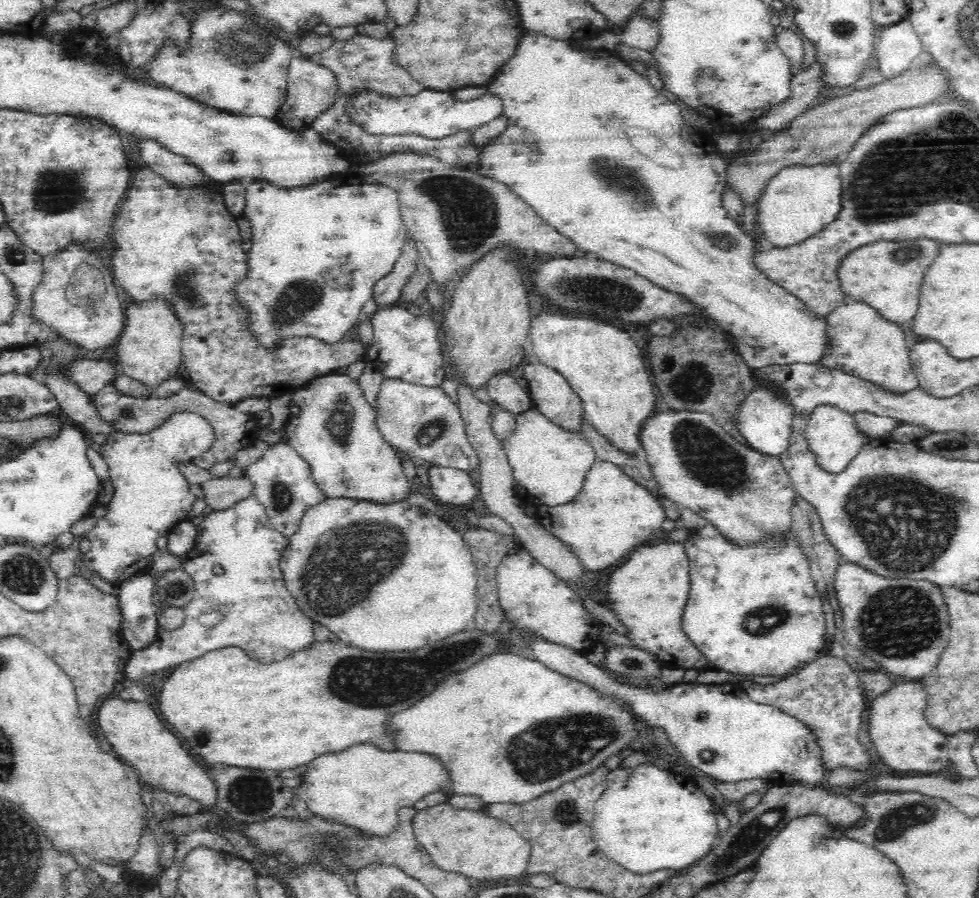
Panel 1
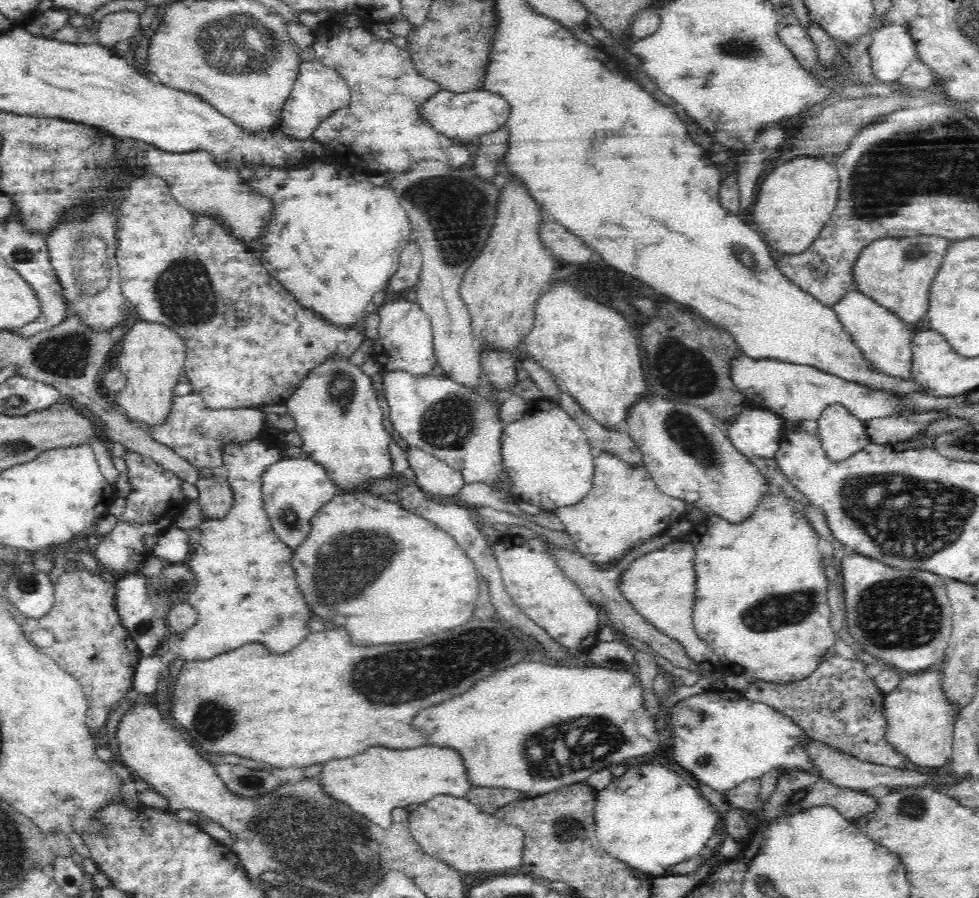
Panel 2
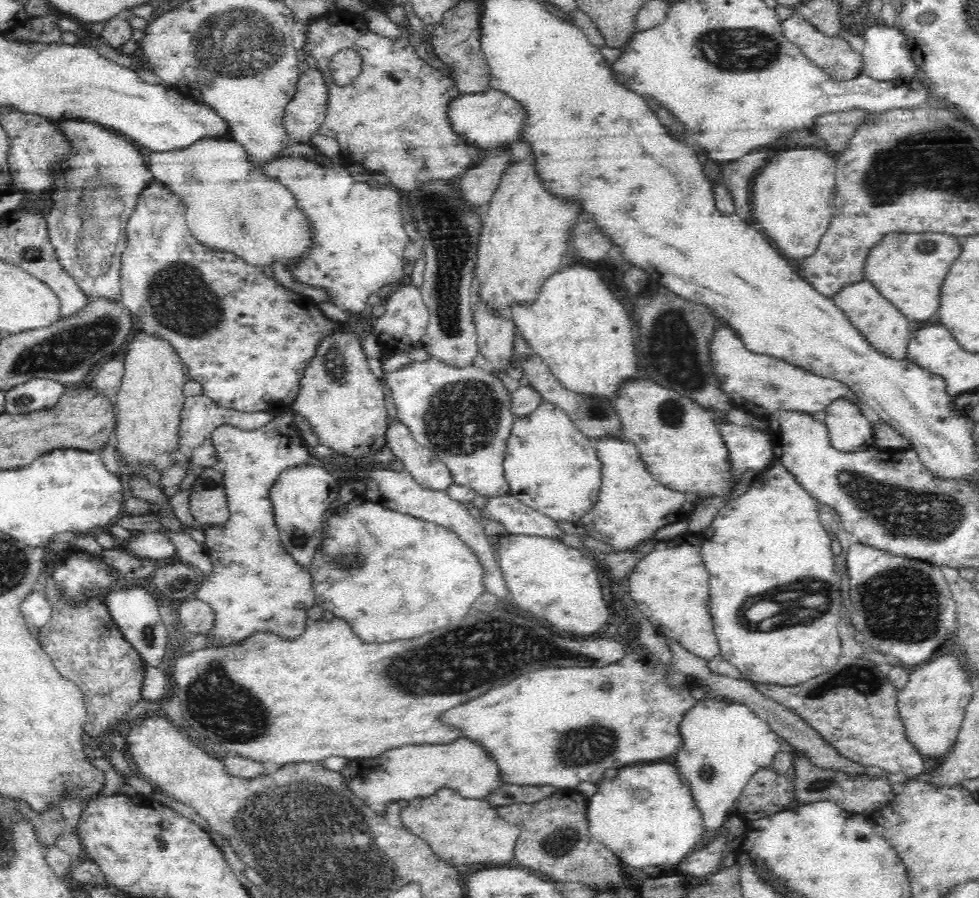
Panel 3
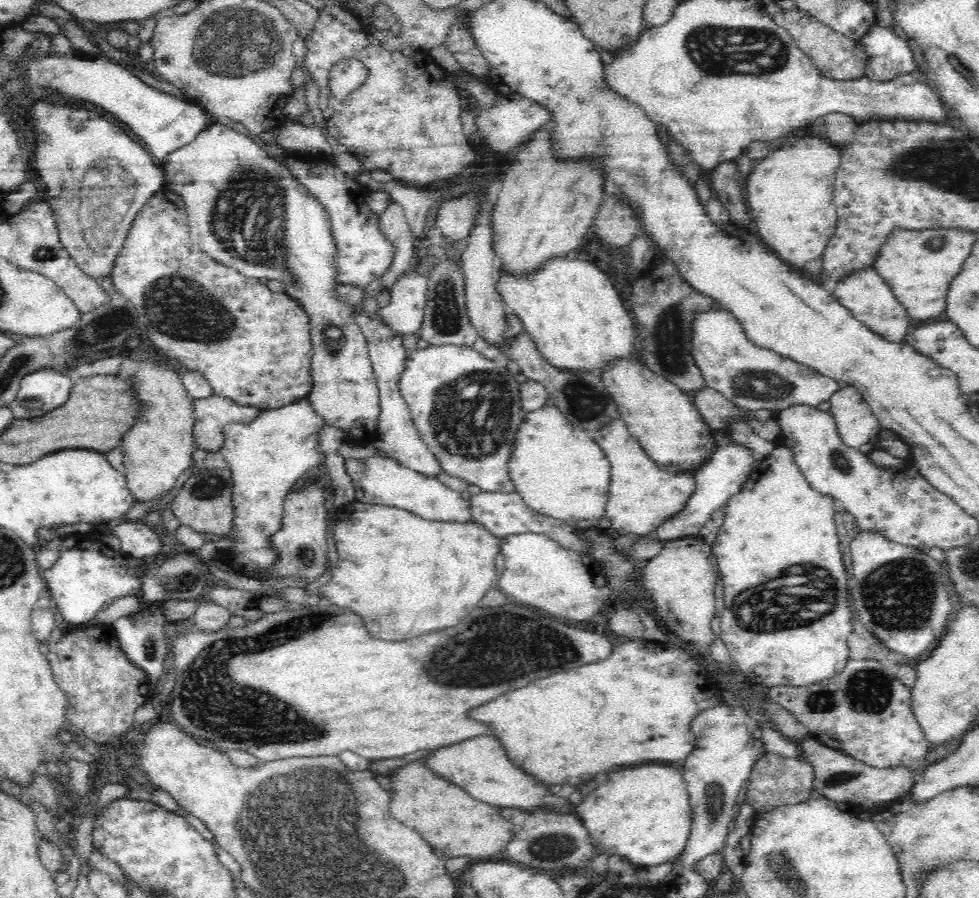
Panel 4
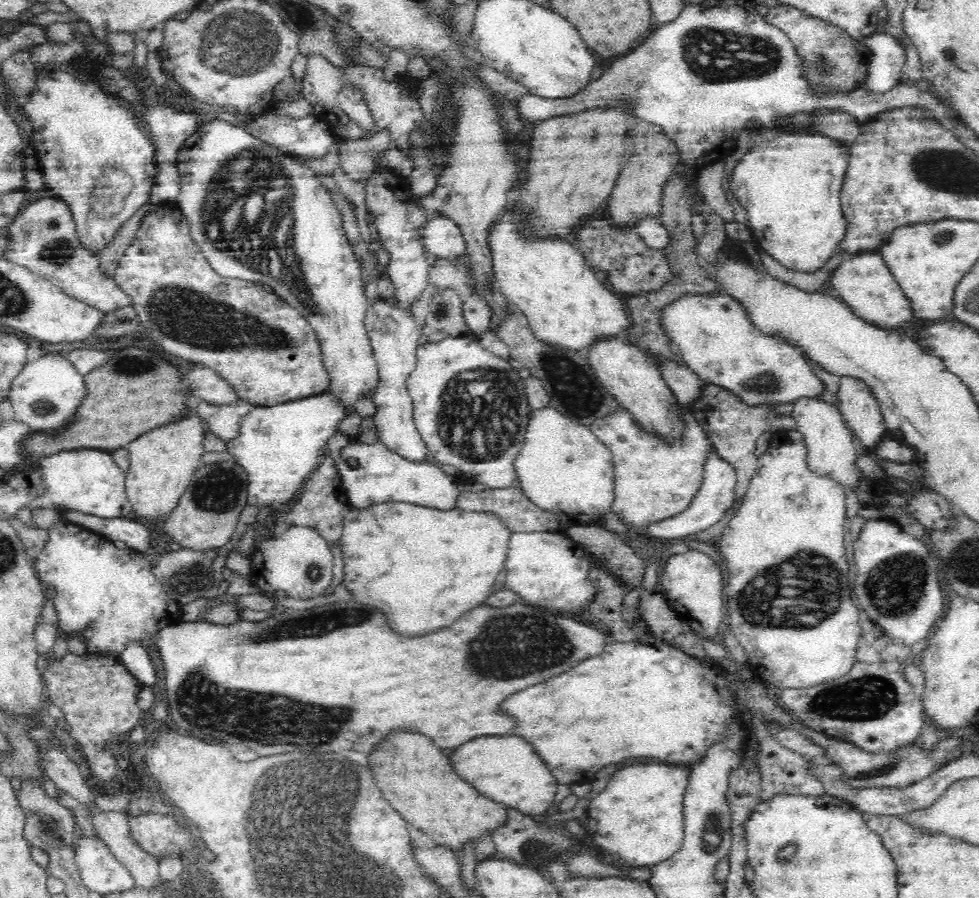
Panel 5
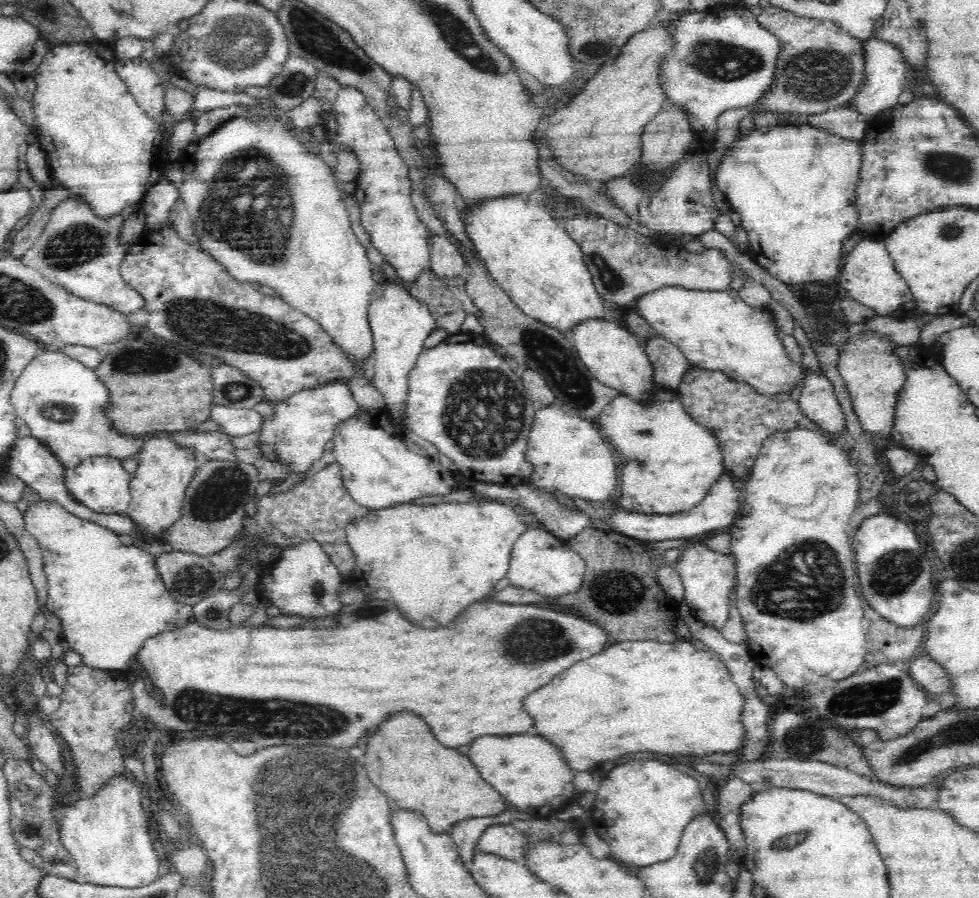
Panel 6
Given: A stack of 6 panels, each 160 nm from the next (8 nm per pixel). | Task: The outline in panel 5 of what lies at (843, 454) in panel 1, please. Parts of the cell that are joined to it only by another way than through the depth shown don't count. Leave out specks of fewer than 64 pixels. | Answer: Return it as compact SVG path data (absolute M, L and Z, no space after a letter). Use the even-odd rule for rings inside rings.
M840 377L836 398L845 425L860 440L863 450L872 452L888 433L879 406L867 386L855 377Z

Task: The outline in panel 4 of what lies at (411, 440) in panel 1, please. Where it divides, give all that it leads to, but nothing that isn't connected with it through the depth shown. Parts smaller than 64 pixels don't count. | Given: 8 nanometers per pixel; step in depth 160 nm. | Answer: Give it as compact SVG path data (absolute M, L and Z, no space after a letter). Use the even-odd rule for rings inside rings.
M428 346L408 350L404 368L399 374L398 389L409 408L409 417L425 445L436 455L448 476L476 484L481 492L515 491L507 469L513 440L522 422L520 383L506 367L484 358L473 348L455 346Z

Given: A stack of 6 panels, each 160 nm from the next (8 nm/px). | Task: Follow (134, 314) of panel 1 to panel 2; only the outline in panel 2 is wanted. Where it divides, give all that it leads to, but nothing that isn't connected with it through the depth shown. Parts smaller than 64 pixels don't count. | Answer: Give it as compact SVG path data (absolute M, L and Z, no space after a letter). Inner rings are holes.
M146 319L138 320L125 333L115 365L127 379L126 388L113 393L117 406L140 425L157 425L169 410L174 385L183 380L180 374L185 356L184 339L172 327Z

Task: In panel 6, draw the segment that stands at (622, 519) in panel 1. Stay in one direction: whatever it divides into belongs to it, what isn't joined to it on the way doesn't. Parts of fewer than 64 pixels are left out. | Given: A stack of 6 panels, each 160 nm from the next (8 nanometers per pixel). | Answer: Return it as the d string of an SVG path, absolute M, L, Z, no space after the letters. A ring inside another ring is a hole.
M656 390L656 400L652 404L639 404L621 394L600 412L595 425L611 450L618 452L624 462L620 474L620 506L627 512L670 515L692 510L725 472L716 437L692 420L678 391Z

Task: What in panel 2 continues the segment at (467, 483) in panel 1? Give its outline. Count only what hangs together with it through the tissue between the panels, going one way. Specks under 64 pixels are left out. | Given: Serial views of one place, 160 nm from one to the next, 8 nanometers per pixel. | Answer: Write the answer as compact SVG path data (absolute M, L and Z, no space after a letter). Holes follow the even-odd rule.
M409 446L407 454L410 468L414 470L417 478L416 484L424 493L430 492L430 494L439 494L440 496L456 496L464 488L466 481L464 481L462 473L454 469L454 467L448 466L444 461L414 446Z

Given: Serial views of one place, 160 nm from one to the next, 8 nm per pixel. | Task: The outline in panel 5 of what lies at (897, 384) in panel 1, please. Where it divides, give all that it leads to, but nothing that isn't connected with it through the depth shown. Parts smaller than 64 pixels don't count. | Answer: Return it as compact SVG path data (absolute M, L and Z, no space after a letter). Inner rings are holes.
M878 251L864 252L858 256L844 256L841 264L835 268L832 276L832 286L836 295L852 312L881 329L902 331L902 326L913 316L911 306L900 285L884 264L884 259Z

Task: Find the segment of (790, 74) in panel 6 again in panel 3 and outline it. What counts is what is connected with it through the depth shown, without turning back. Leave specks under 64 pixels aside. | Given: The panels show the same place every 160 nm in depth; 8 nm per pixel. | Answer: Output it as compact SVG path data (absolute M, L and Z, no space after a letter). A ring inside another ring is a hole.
M796 12L781 21L781 25L783 35L790 42L793 42L814 66L823 70L832 80L836 82L850 80L862 73L862 53L856 52L850 47L847 41L844 41L844 39L841 39L839 36L834 36L834 38L824 36L821 32L818 32L810 22L804 20L804 18Z

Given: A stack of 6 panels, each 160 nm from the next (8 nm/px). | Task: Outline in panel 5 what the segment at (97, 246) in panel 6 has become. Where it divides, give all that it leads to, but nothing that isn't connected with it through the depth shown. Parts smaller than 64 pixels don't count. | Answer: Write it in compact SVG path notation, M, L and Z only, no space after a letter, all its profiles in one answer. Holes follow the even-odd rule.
M46 197L38 200L30 199L20 214L16 215L13 221L8 223L8 226L5 226L2 232L6 232L8 246L3 250L1 256L14 264L25 266L34 273L39 273L40 276L59 286L68 296L74 297L76 300L102 313L116 310L130 303L129 296L116 286L114 279L104 276L103 272L99 269L99 254L88 252L78 243L71 212L69 212L69 208L60 199L54 197Z

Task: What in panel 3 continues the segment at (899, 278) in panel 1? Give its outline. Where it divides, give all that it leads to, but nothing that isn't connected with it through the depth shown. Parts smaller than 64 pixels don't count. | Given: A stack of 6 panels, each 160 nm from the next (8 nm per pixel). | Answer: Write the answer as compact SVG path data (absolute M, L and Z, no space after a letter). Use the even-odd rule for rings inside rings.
M888 234L869 250L863 266L865 280L909 321L928 320L938 310L940 282L944 280L948 266L960 254L960 242L960 238L948 234Z

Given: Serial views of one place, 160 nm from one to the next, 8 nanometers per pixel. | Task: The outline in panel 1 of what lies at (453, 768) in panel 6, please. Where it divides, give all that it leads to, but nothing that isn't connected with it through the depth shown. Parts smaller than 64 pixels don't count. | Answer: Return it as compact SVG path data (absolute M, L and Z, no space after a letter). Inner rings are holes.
M443 803L418 811L414 816L416 839L424 845L438 868L466 874L478 880L502 882L525 875L532 845L511 824L489 815L485 809L464 810Z

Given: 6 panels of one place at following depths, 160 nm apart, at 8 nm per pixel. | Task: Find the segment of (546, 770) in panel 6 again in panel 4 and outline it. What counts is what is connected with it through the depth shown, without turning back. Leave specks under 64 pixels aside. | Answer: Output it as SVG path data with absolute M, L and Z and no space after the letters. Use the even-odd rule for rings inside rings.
M476 736L476 738L470 738L470 740L460 742L460 744L432 749L430 754L421 758L421 762L429 772L464 789L474 800L494 805L497 808L521 807L524 809L537 809L540 807L540 809L556 809L556 811L562 811L562 813L576 813L576 805L569 803L568 799L551 796L549 786L539 784L539 782L530 782L524 776L524 772L521 772L521 768L517 768L509 761L505 750L500 748L500 742L496 742L492 736Z

